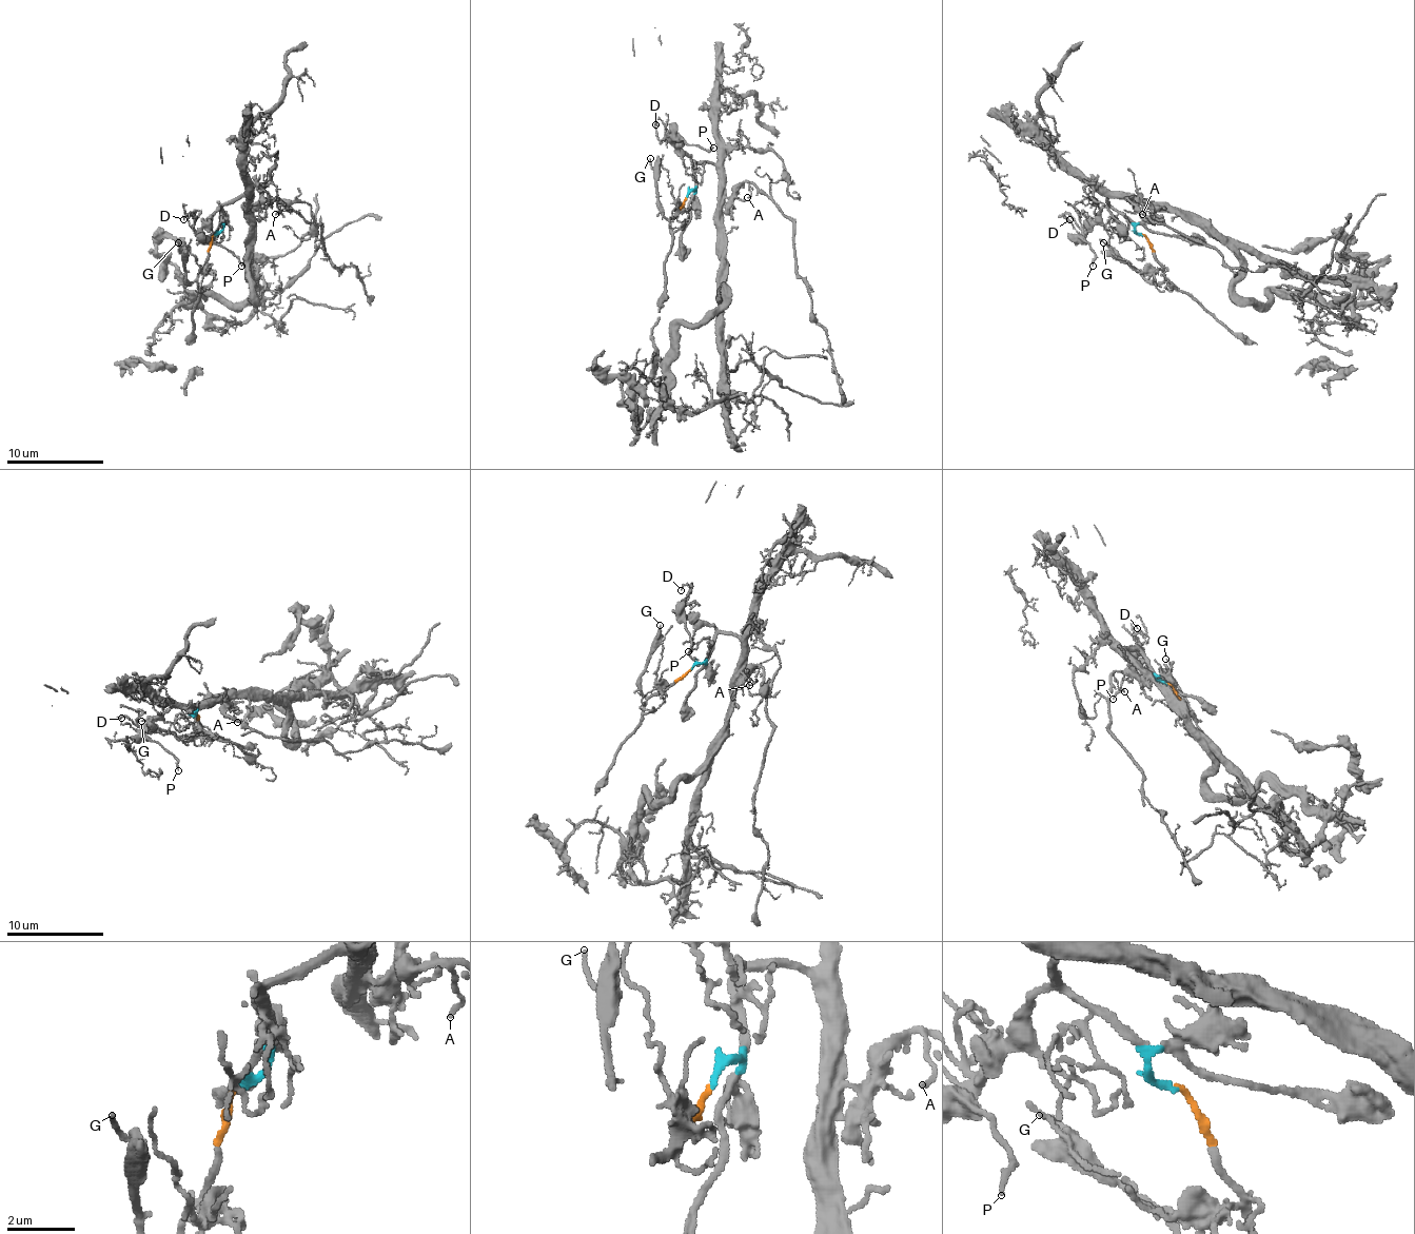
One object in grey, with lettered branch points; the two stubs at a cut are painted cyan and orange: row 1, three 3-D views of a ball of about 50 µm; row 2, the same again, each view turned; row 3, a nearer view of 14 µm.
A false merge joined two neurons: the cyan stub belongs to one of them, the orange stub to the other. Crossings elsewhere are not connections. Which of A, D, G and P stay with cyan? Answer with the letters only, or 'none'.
A, D, P

